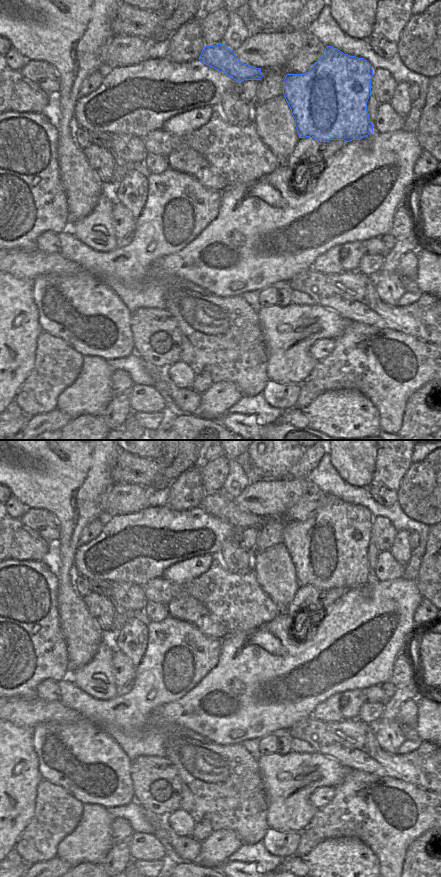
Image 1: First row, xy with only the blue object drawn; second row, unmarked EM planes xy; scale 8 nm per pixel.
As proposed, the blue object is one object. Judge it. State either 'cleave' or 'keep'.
keep

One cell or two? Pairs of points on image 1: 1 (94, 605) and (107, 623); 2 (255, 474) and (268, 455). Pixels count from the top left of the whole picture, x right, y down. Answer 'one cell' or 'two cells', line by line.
1: one cell
2: two cells

